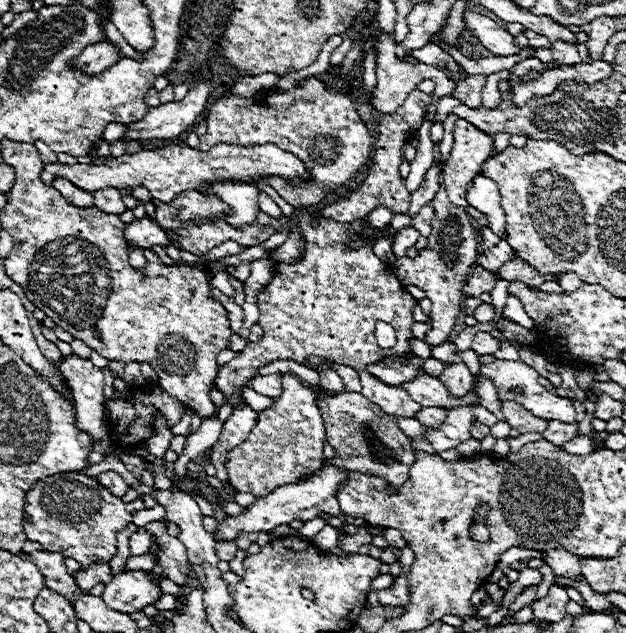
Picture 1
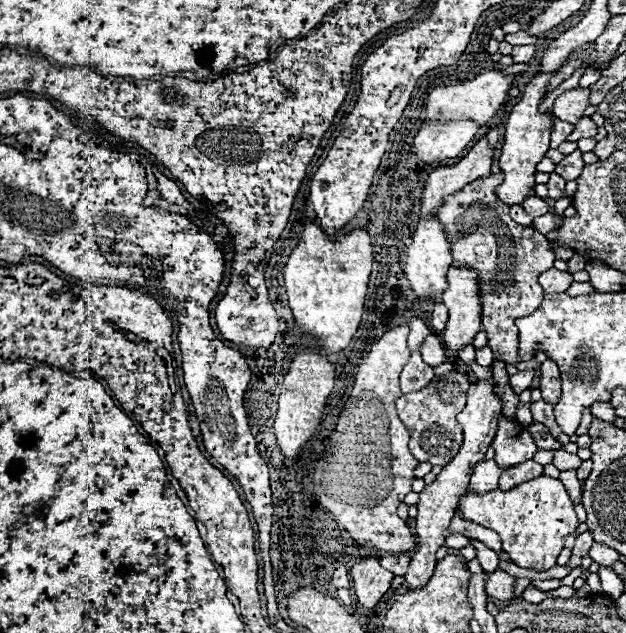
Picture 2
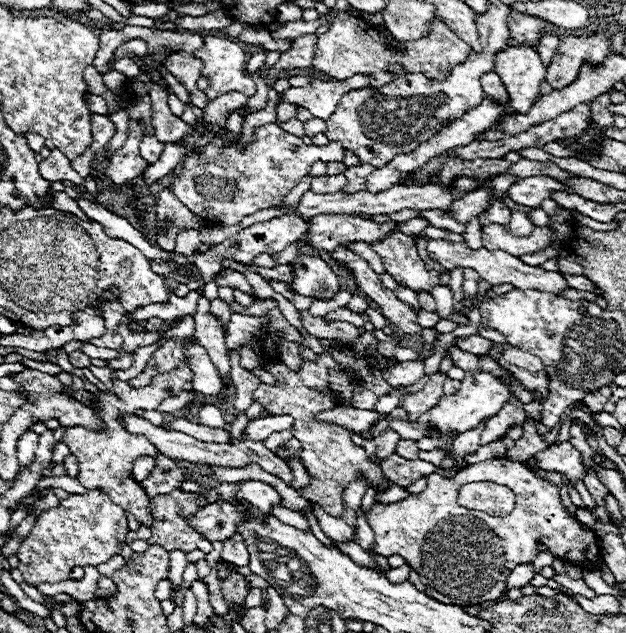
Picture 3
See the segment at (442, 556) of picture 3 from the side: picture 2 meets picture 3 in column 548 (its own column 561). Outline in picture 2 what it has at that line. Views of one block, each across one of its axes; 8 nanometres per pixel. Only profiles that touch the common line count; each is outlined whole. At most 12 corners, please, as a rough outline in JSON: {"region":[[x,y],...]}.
{"region":[[558,478],[462,494],[516,566],[546,572],[578,528]]}

